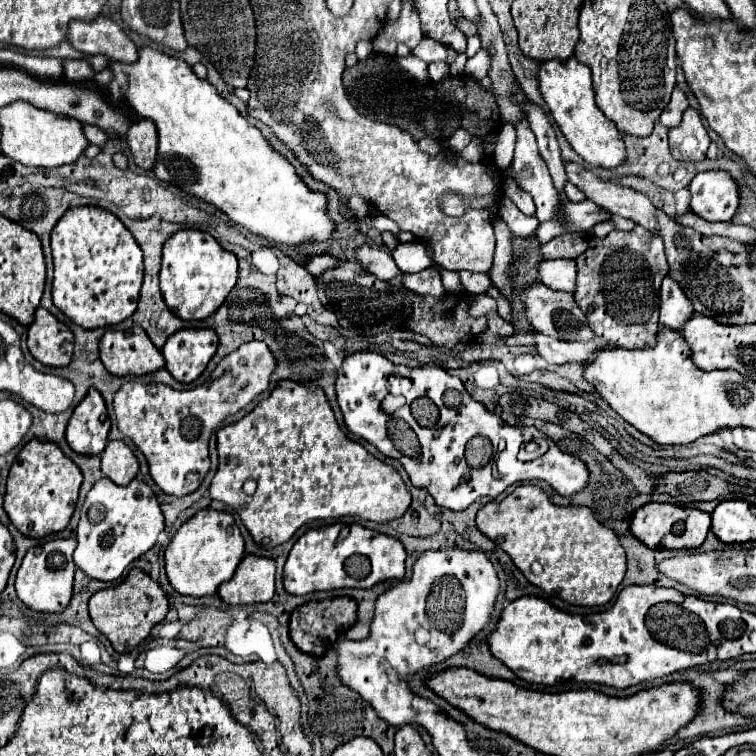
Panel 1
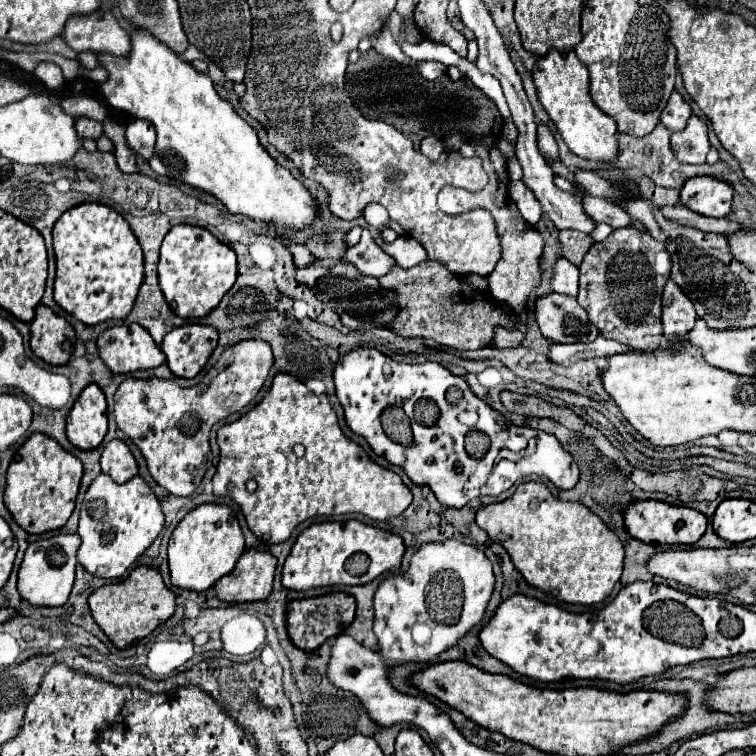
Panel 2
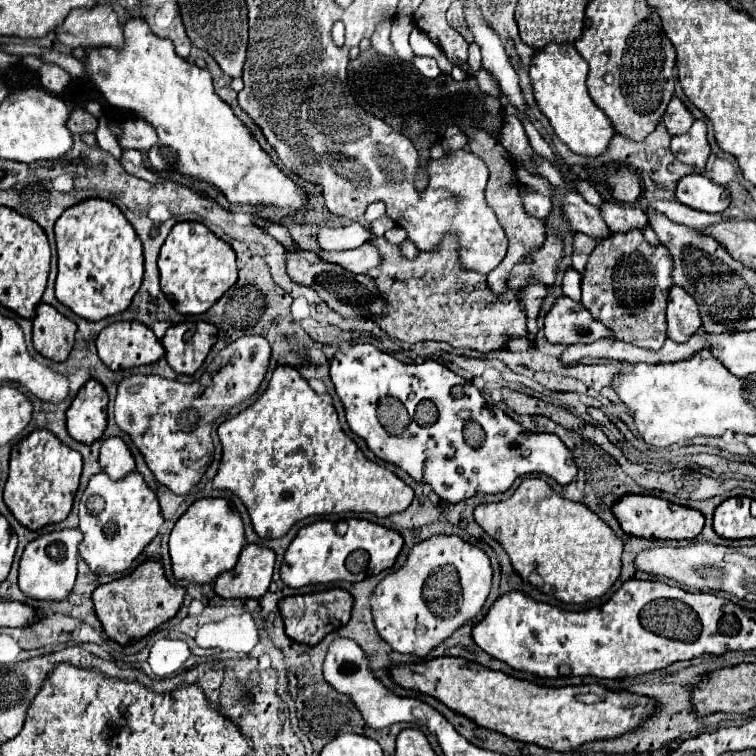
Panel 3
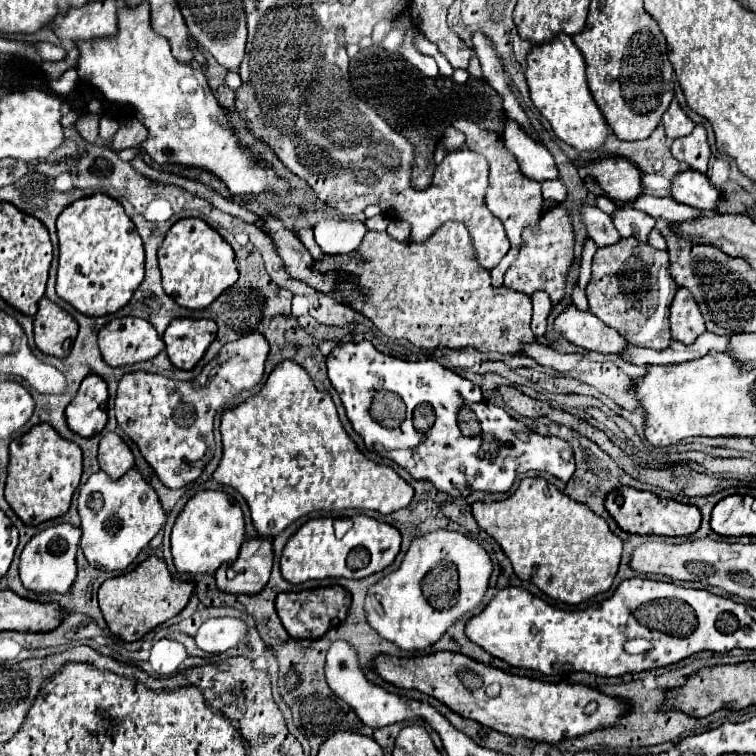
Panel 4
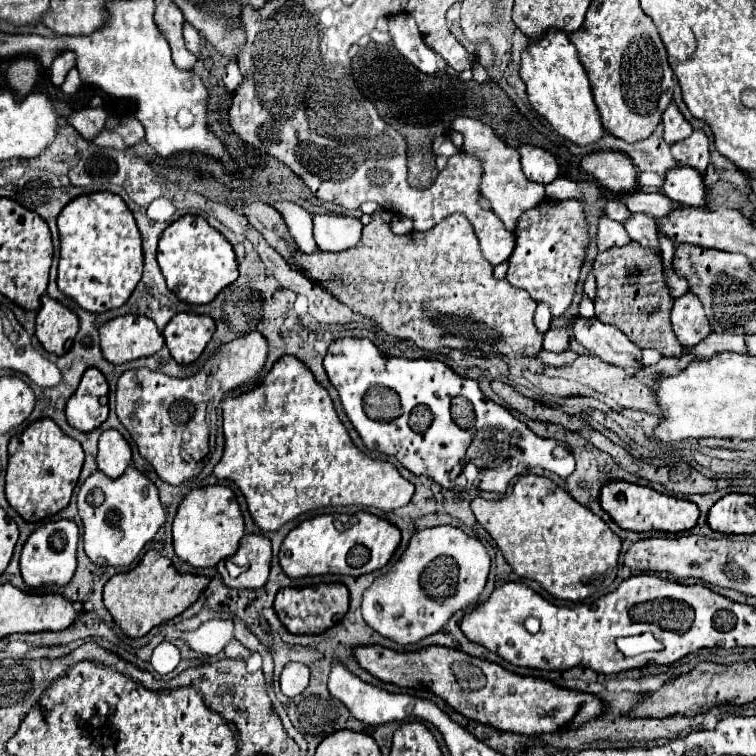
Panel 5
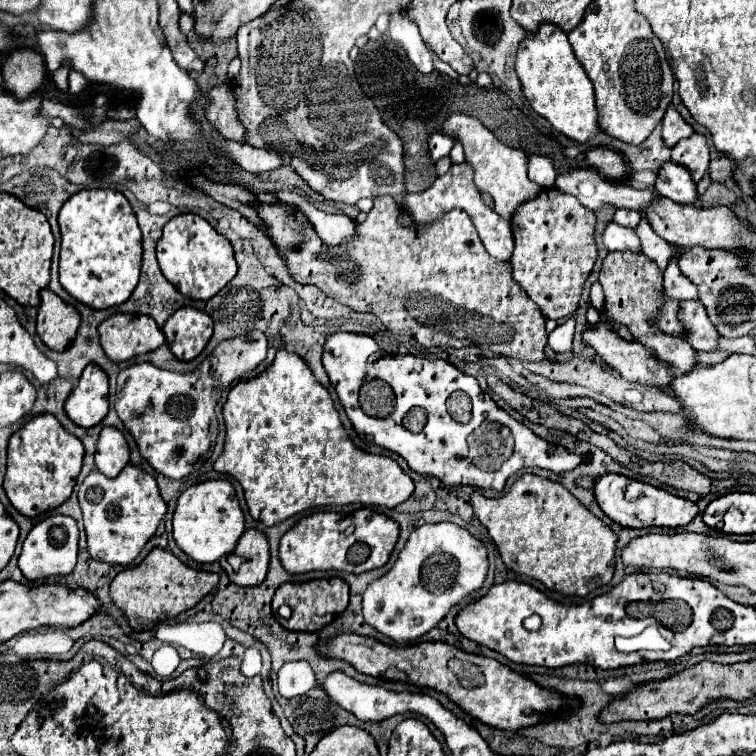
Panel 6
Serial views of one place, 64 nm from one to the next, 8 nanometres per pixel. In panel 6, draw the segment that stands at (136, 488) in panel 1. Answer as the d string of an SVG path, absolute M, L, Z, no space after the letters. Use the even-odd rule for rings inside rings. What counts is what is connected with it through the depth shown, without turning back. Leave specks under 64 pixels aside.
M126 464L116 478L108 478L98 470L90 472L78 490L78 500L84 514L90 556L122 566L130 564L140 554L166 514L166 502L158 492L154 476L132 464Z

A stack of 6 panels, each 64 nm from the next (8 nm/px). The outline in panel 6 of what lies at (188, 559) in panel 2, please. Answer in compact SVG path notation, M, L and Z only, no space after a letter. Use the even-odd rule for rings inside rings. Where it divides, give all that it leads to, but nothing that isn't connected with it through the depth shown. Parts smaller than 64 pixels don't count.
M206 480L188 486L176 502L172 520L176 544L196 562L214 562L230 554L244 532L244 514L228 480Z

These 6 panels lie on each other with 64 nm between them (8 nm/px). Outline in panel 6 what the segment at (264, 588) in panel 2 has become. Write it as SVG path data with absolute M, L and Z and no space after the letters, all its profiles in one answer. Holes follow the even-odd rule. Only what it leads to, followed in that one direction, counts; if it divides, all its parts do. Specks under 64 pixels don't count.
M256 528L246 530L240 536L234 552L244 558L244 562L242 562L242 566L240 566L238 572L232 570L232 566L228 564L226 556L220 558L220 566L226 570L228 578L234 584L240 584L240 586L262 584L262 580L266 578L266 572L268 572L268 562L270 562L266 534L260 532L260 530L256 530Z

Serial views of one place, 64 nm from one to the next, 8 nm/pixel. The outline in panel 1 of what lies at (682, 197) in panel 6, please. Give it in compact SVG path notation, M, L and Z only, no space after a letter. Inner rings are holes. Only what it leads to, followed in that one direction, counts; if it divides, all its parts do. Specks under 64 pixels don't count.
M728 172L696 174L690 192L690 210L710 222L730 222L738 210L738 186Z

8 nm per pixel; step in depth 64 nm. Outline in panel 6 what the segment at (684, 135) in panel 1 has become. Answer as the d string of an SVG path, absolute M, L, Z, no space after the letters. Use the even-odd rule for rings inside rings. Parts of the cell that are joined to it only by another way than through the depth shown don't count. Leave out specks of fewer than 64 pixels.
M692 134L690 138L680 140L672 148L672 160L686 166L692 172L692 178L700 182L708 172L708 162L710 162L710 150L706 138L702 134Z

